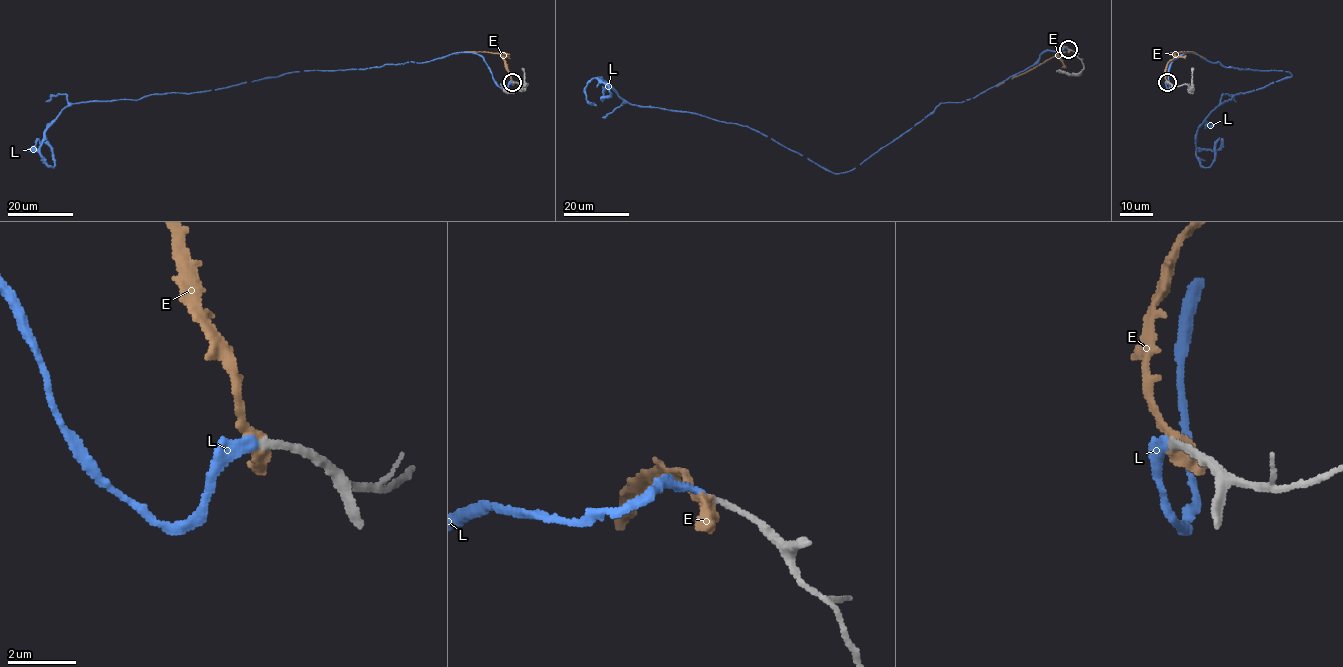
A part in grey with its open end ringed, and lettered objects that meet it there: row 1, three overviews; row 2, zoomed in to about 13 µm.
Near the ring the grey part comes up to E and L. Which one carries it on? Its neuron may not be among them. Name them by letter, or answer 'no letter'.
L

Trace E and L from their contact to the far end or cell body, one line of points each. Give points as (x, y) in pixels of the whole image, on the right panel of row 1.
E: (1167, 82), (1166, 66), (1175, 53), (1192, 51), (1204, 58)
L: (1167, 82), (1186, 52), (1291, 74), (1220, 103), (1196, 131), (1199, 164), (1209, 167), (1219, 137)

